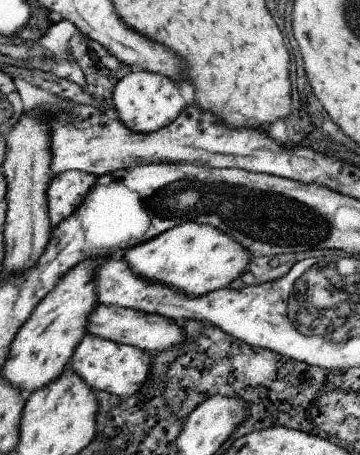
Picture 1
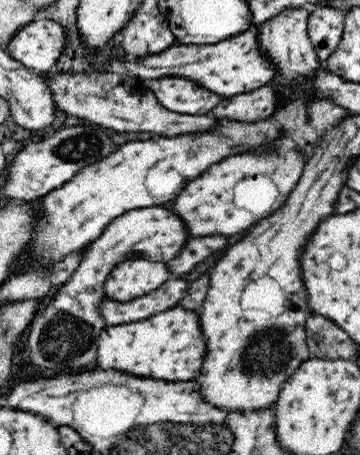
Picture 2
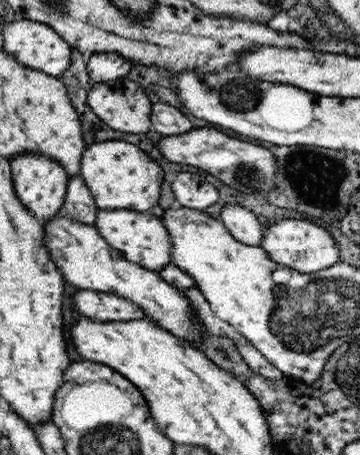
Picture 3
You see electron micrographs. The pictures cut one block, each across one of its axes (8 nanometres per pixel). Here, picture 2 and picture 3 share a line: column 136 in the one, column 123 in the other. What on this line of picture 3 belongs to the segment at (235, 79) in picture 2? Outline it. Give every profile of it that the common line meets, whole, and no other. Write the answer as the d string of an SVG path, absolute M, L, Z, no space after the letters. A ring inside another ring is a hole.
M99 52L99 54L91 54L87 60L87 72L89 72L91 84L101 84L101 82L125 78L129 68L131 68L131 60L127 60L119 54Z

